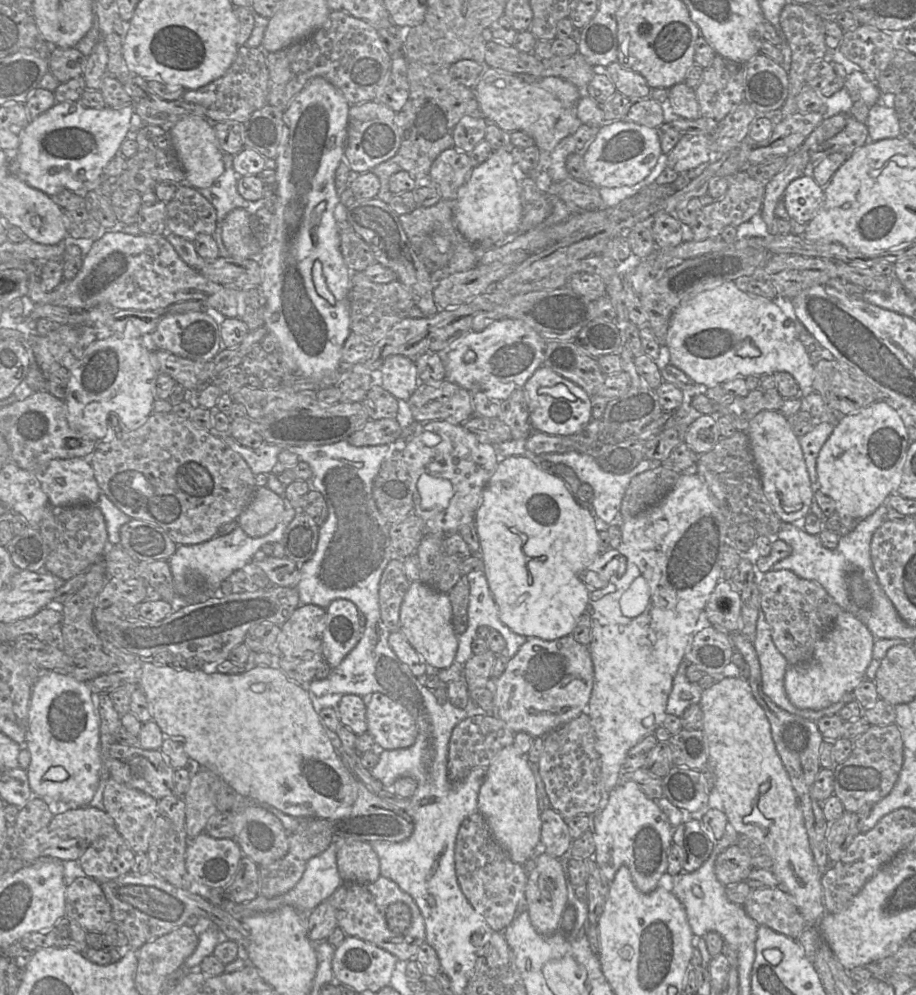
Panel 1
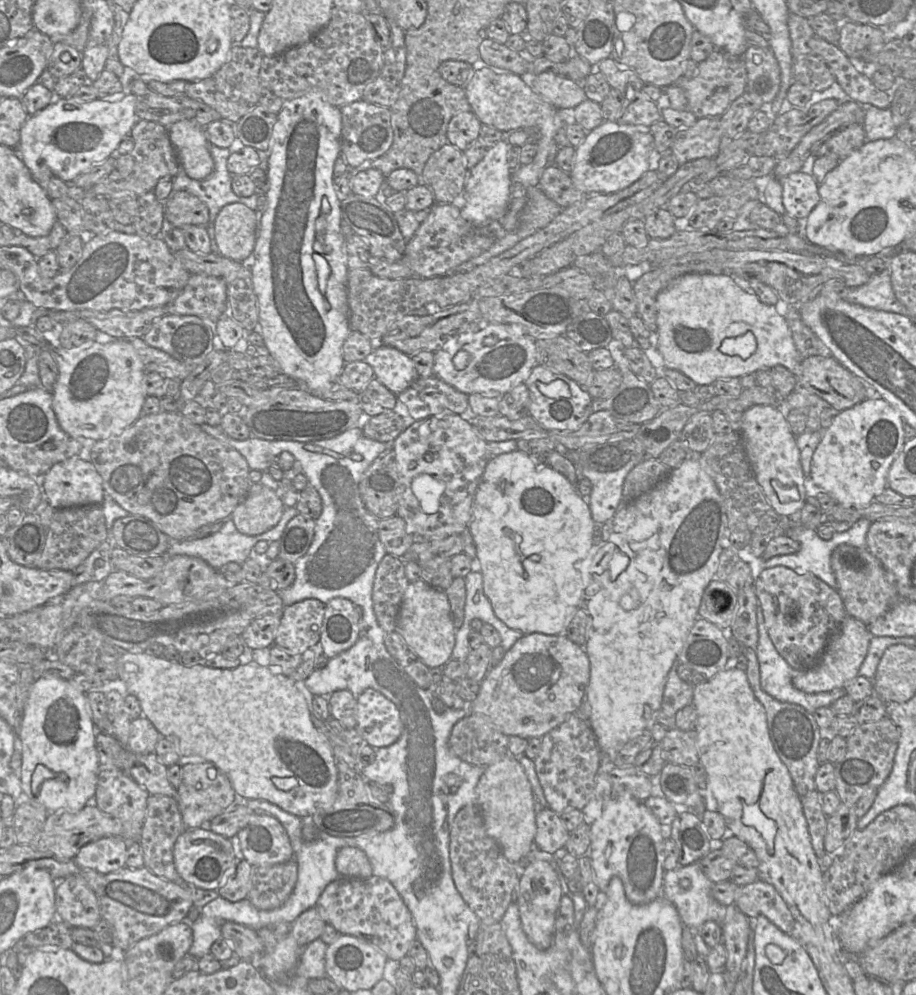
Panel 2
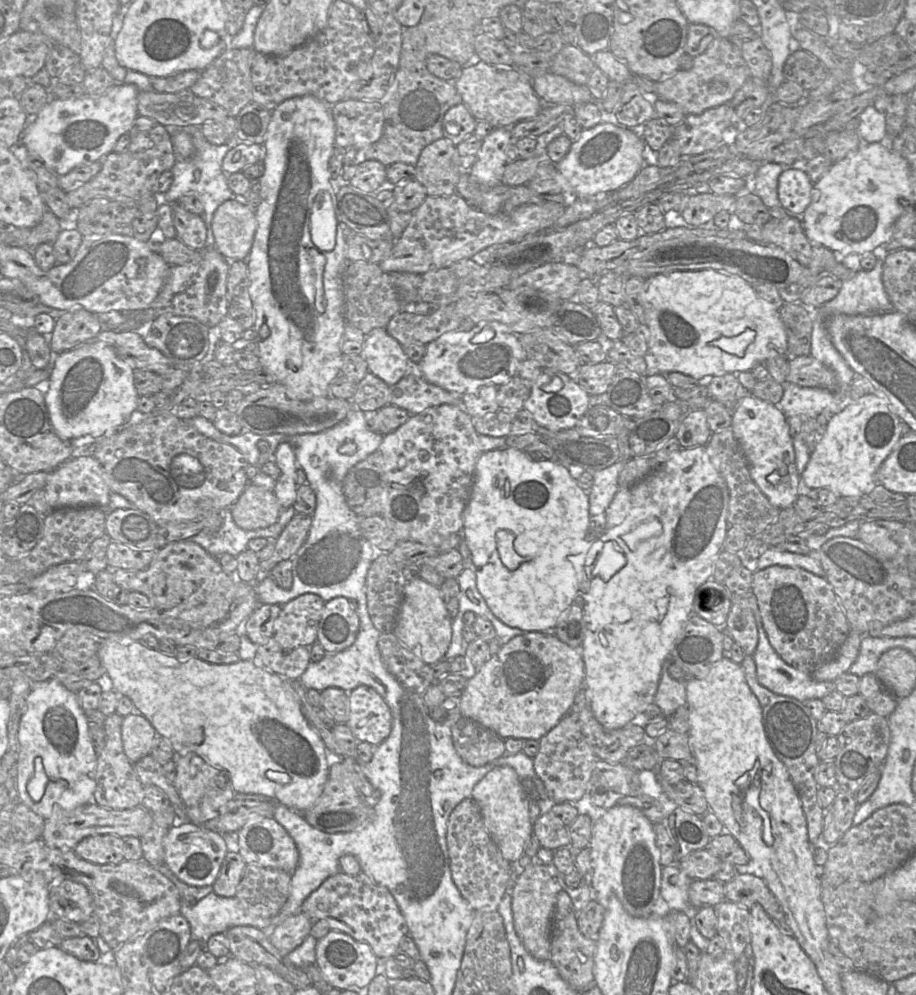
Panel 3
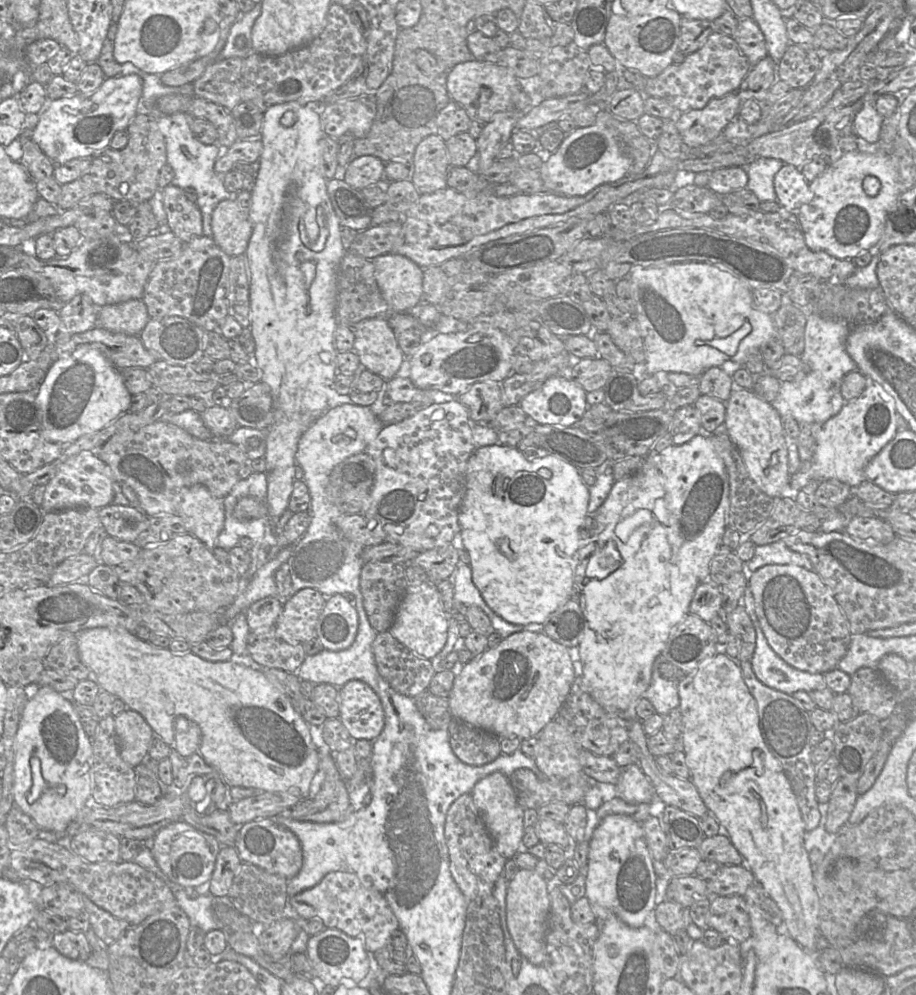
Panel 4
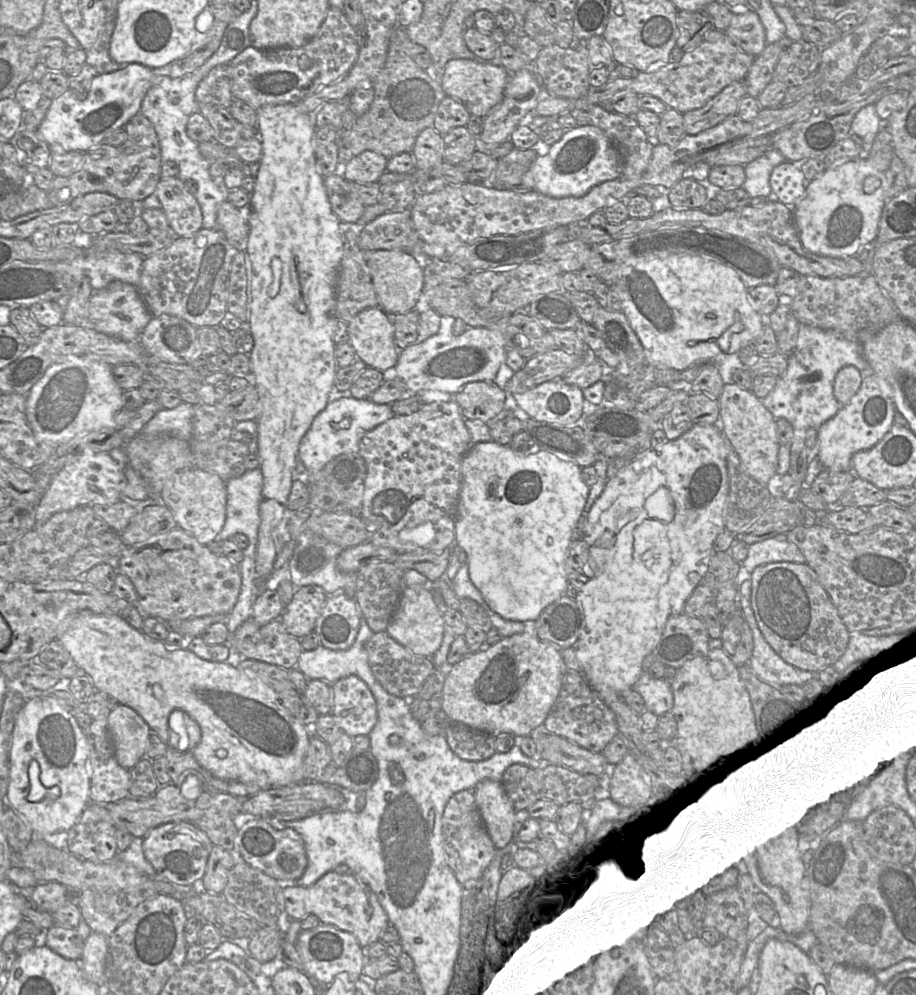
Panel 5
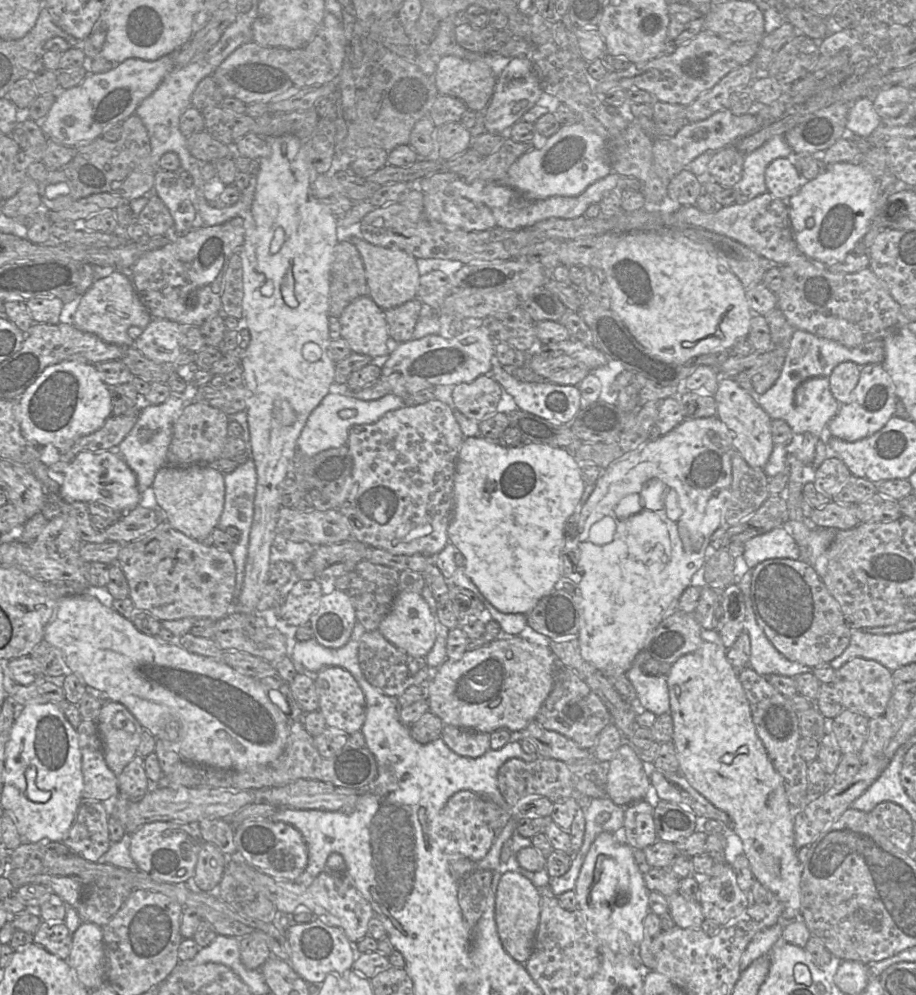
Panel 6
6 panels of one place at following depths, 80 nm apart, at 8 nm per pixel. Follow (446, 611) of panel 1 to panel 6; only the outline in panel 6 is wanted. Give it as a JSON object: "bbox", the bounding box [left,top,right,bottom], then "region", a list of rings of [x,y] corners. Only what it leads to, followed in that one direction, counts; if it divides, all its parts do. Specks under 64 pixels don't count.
{"bbox":[378,591,436,657],"region":[[[399,591],[390,610],[380,622],[378,631],[400,650],[415,657],[425,657],[435,643],[436,618],[420,593]]]}

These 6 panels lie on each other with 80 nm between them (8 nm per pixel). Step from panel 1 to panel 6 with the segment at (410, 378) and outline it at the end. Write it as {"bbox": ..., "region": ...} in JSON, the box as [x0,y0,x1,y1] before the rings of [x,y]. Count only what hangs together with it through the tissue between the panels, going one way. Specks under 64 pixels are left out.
{"bbox":[339,295,398,362],"region":[[[369,295],[353,300],[343,310],[339,321],[341,324],[341,338],[347,341],[352,352],[368,355],[373,361],[381,362],[398,345],[389,336],[384,310]]]}

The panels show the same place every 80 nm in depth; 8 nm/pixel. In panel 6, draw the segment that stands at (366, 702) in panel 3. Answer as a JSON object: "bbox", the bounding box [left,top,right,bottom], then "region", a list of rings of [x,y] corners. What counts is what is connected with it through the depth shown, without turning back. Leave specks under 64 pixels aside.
{"bbox":[314,666,366,735],"region":[[[337,666],[326,667],[314,675],[319,696],[319,711],[328,727],[351,735],[361,728],[366,718],[366,699],[353,675]]]}

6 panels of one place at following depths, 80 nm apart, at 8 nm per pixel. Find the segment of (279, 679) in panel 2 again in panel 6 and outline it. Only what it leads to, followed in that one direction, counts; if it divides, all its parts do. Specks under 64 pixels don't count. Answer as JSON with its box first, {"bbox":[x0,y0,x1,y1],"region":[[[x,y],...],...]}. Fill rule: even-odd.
{"bbox":[44,593,292,771],"region":[[[81,593],[62,597],[57,602],[53,617],[45,629],[44,641],[58,648],[62,652],[68,669],[78,676],[91,692],[105,694],[111,701],[124,705],[145,730],[149,731],[156,739],[163,740],[165,747],[178,753],[184,761],[192,761],[195,764],[219,769],[243,771],[275,761],[281,756],[286,748],[290,736],[292,719],[289,719],[280,707],[270,699],[269,690],[263,688],[258,679],[239,673],[219,658],[198,655],[187,651],[181,645],[172,645],[162,641],[156,636],[150,636],[140,632],[130,620],[124,618],[111,606],[103,604],[101,593]],[[171,721],[177,723],[179,734],[178,739],[173,741],[168,739],[165,728]]]}

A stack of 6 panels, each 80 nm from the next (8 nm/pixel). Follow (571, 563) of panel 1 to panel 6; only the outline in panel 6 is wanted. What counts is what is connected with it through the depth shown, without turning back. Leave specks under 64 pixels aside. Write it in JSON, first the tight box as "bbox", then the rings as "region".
{"bbox":[448,436,585,613],"region":[[[482,436],[464,438],[456,460],[454,474],[454,508],[448,526],[448,540],[465,557],[465,573],[484,597],[502,613],[529,613],[538,601],[549,594],[561,576],[562,553],[565,542],[564,525],[573,514],[585,489],[580,462],[565,448],[528,443],[522,447],[506,447]]]}

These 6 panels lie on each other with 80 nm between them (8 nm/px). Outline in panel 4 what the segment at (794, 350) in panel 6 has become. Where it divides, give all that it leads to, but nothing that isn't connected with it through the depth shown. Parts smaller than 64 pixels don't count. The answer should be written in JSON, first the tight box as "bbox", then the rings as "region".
{"bbox":[770,313,861,423],"region":[[[816,313],[807,314],[805,348],[800,357],[809,367],[809,372],[800,380],[781,382],[778,396],[770,403],[781,416],[791,416],[798,423],[825,423],[841,410],[846,402],[841,394],[843,377],[849,372],[861,371],[846,350],[850,331],[851,327],[844,319],[823,317]]]}

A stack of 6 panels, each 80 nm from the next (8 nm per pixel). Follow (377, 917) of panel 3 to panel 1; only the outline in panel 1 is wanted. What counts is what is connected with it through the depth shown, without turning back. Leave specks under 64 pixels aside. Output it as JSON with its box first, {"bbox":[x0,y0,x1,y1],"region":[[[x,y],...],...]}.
{"bbox":[326,876,426,961],"region":[[[380,876],[374,883],[343,882],[326,901],[335,909],[338,927],[347,936],[373,944],[399,961],[414,959],[421,945],[426,943],[425,921],[418,906],[390,879]]]}

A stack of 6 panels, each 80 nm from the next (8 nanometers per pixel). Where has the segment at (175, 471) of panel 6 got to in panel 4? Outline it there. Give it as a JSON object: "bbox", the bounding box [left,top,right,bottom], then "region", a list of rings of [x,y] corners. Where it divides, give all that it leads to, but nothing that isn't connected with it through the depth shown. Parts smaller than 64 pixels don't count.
{"bbox":[178,484,224,549],"region":[[[201,484],[182,488],[178,492],[178,511],[188,533],[207,548],[213,549],[224,528],[223,499],[216,498]]]}

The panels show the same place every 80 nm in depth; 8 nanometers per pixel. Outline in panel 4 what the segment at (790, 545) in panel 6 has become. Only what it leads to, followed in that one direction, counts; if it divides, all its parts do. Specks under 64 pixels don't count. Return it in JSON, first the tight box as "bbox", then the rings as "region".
{"bbox":[747,540,813,572],"region":[[[783,540],[766,545],[756,545],[754,556],[747,562],[752,572],[767,564],[798,565],[807,570],[813,570],[810,559],[788,548]]]}

